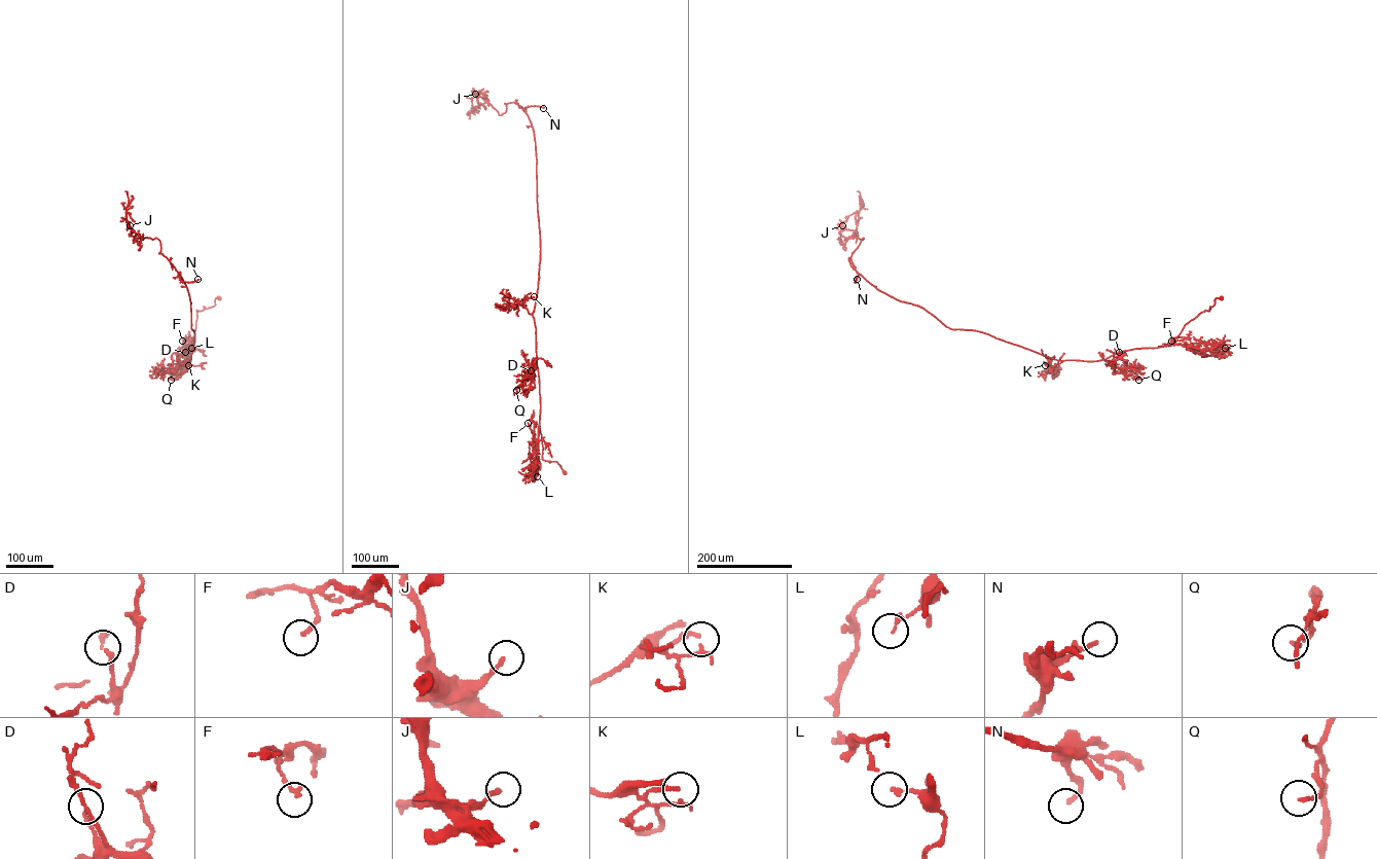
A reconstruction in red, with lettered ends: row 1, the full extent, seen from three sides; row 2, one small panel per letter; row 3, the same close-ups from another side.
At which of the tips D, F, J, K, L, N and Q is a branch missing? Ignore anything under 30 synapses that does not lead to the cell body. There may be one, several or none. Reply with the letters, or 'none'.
K

